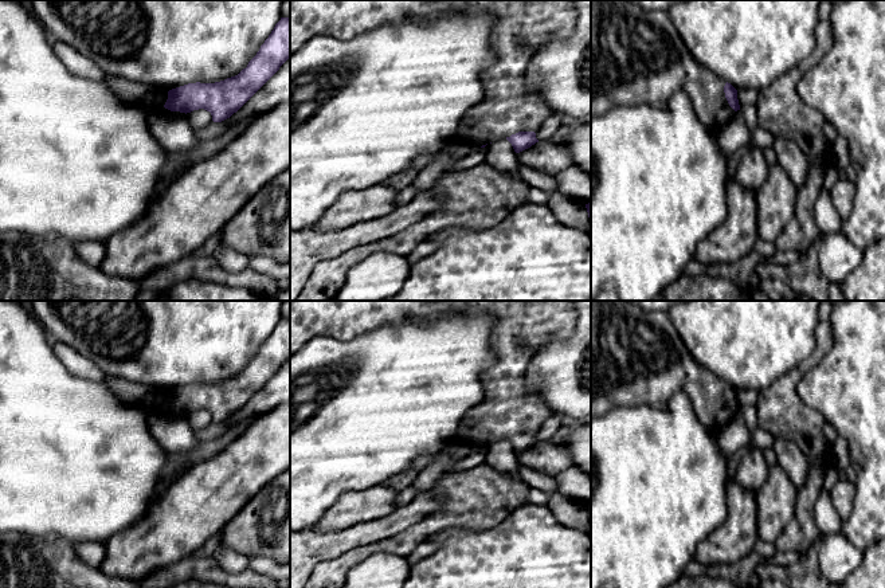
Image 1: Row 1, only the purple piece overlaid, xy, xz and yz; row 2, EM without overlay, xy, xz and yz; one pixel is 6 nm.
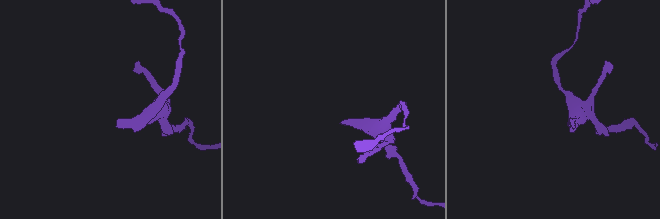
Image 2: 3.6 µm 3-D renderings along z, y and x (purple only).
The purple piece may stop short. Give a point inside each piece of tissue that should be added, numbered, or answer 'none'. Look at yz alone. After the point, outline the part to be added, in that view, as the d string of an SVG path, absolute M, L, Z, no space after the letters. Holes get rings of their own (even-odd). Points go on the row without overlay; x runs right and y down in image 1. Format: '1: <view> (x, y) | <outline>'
1: yz (637, 357) | M591 301L591 420L619 407L667 409L671 396L684 391L701 424L716 434L736 413L725 399L725 384L693 360L666 311L645 311L626 301Z

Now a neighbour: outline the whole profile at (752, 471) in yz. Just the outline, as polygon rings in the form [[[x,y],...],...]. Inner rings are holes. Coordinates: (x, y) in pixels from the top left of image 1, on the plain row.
[[[760,448],[743,451],[740,464],[737,467],[735,482],[755,494],[764,486],[768,477],[768,464]]]

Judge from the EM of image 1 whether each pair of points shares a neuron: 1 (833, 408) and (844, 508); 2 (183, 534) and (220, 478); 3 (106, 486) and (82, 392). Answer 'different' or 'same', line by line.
1: different
2: same
3: same

